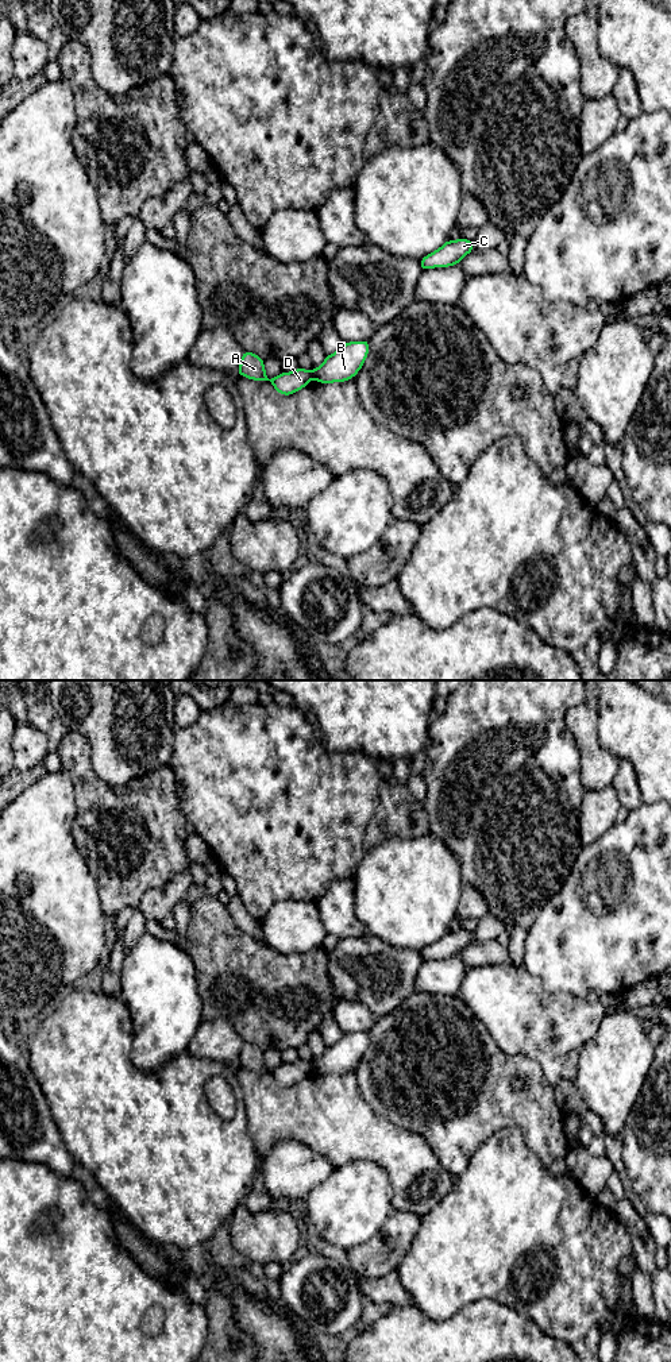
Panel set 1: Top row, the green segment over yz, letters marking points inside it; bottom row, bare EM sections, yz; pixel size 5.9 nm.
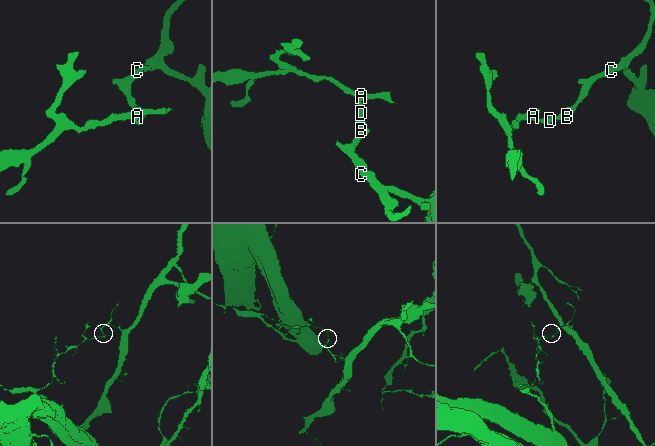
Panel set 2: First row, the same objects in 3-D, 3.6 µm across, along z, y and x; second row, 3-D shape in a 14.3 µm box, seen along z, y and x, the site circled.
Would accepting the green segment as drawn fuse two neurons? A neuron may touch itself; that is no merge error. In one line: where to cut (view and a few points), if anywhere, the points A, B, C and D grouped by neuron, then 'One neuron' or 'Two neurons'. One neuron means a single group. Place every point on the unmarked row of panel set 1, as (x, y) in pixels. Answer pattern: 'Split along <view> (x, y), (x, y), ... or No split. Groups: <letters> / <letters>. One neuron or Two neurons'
Split along yz (311, 1063), (312, 1068). Groups: A D / B C. Two neurons

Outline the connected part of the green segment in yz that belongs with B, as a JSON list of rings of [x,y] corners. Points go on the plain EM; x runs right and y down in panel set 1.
[[[369,1031],[343,1034],[324,1054],[312,1062],[312,1069],[320,1074],[344,1073],[356,1066],[369,1045]]]

